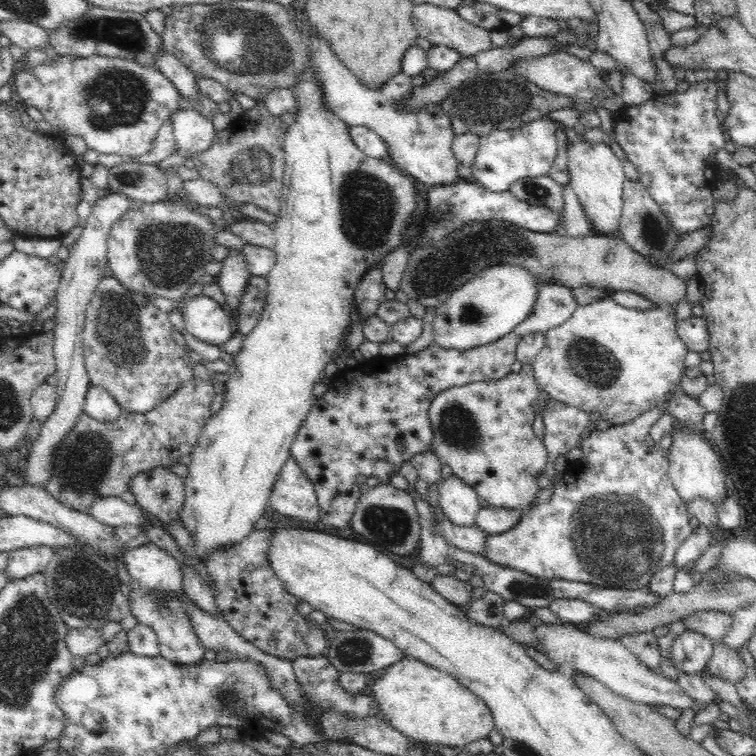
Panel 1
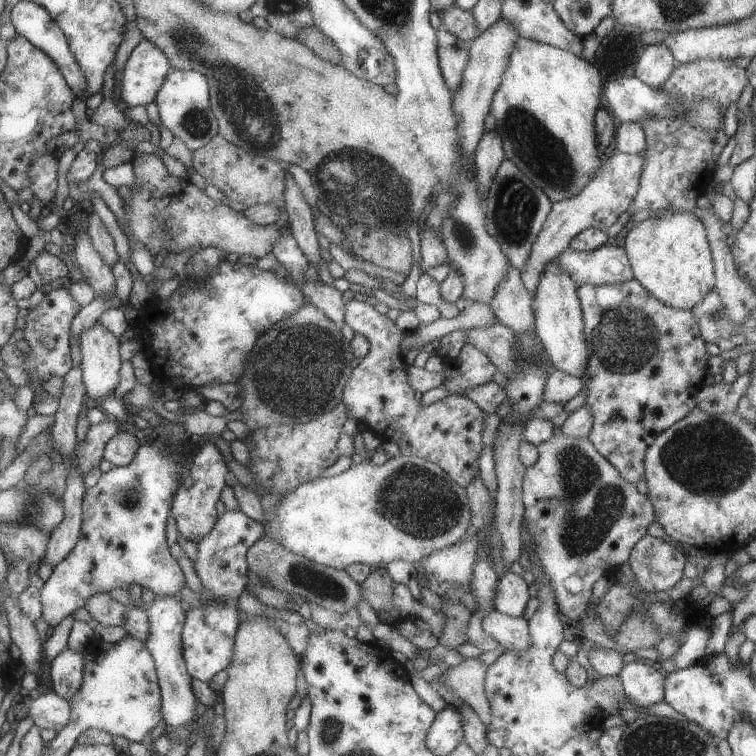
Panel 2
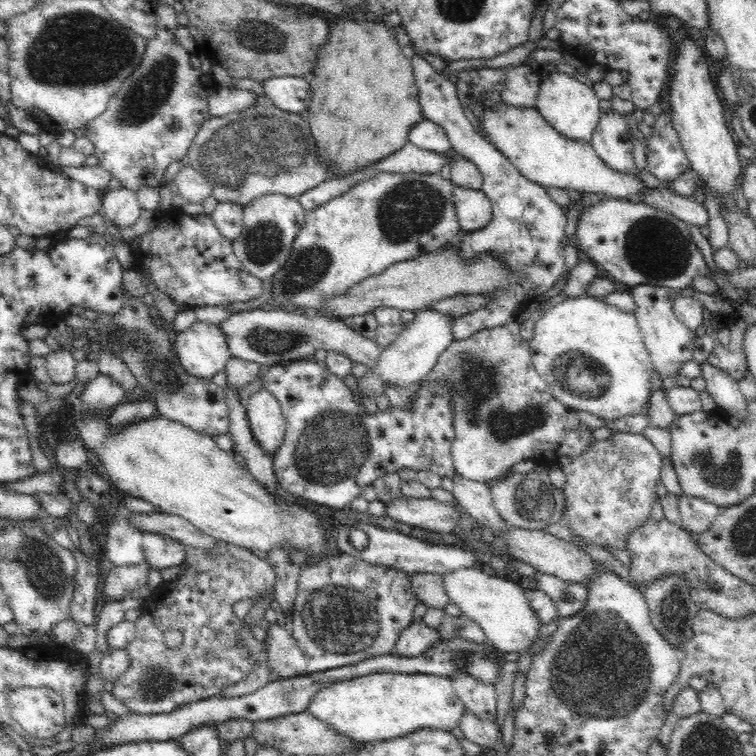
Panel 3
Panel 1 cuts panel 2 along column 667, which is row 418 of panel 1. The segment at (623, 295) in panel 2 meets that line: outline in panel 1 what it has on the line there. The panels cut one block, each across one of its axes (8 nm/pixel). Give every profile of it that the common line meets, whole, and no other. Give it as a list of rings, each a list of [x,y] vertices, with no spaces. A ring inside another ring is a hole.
[[[554,277],[544,281],[539,286],[537,303],[530,318],[502,340],[464,351],[432,343],[419,352],[396,358],[380,354],[374,360],[366,360],[353,372],[336,373],[324,396],[315,398],[291,447],[291,457],[314,483],[321,522],[330,528],[348,528],[361,495],[356,477],[365,474],[376,476],[382,483],[389,482],[390,475],[416,452],[431,451],[428,408],[434,396],[450,387],[508,376],[512,372],[517,344],[523,336],[532,332],[545,333],[564,324],[578,308],[572,290]]]

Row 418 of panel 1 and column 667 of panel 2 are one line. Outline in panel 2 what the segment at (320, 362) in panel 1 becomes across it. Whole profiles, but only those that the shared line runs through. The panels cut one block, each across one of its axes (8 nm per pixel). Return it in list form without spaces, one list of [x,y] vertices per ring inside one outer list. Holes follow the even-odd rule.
[[[657,211],[643,222],[630,224],[623,248],[633,274],[647,294],[657,298],[661,304],[677,310],[691,310],[703,301],[704,296],[714,291],[714,265],[703,224],[690,211]]]

